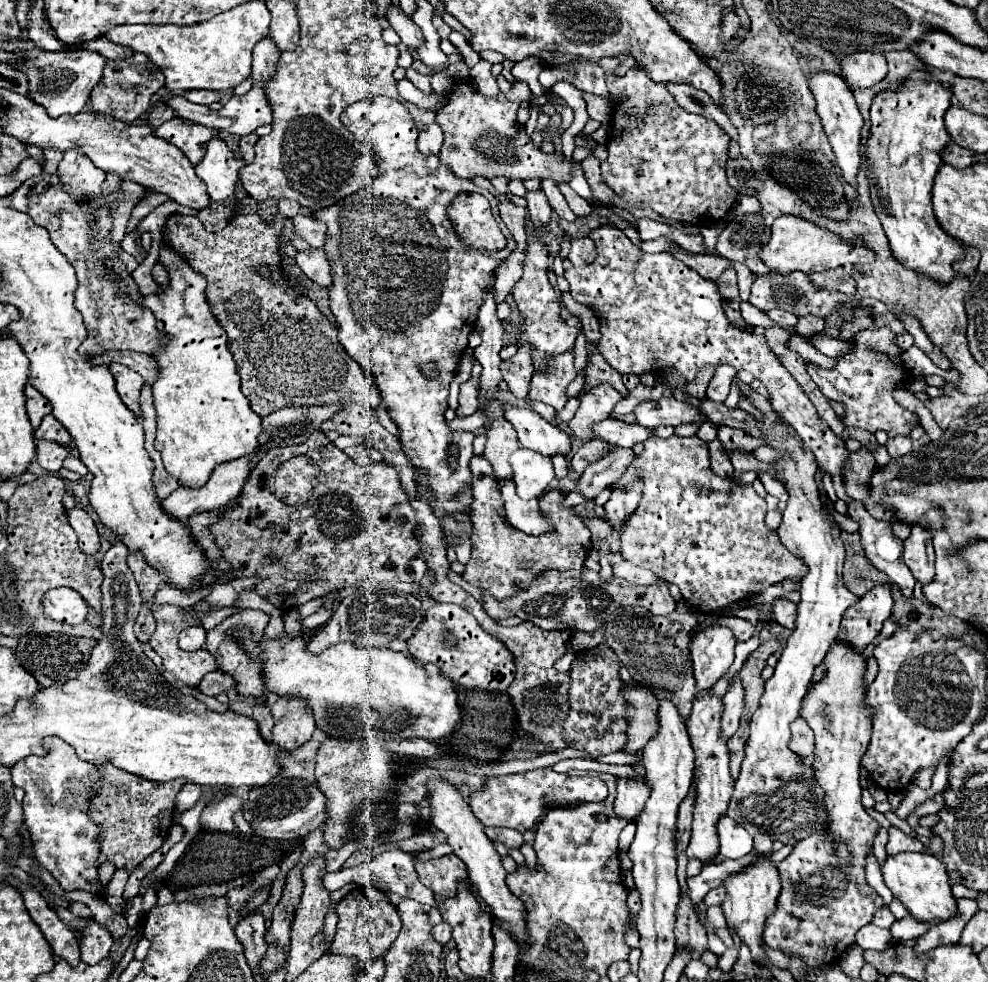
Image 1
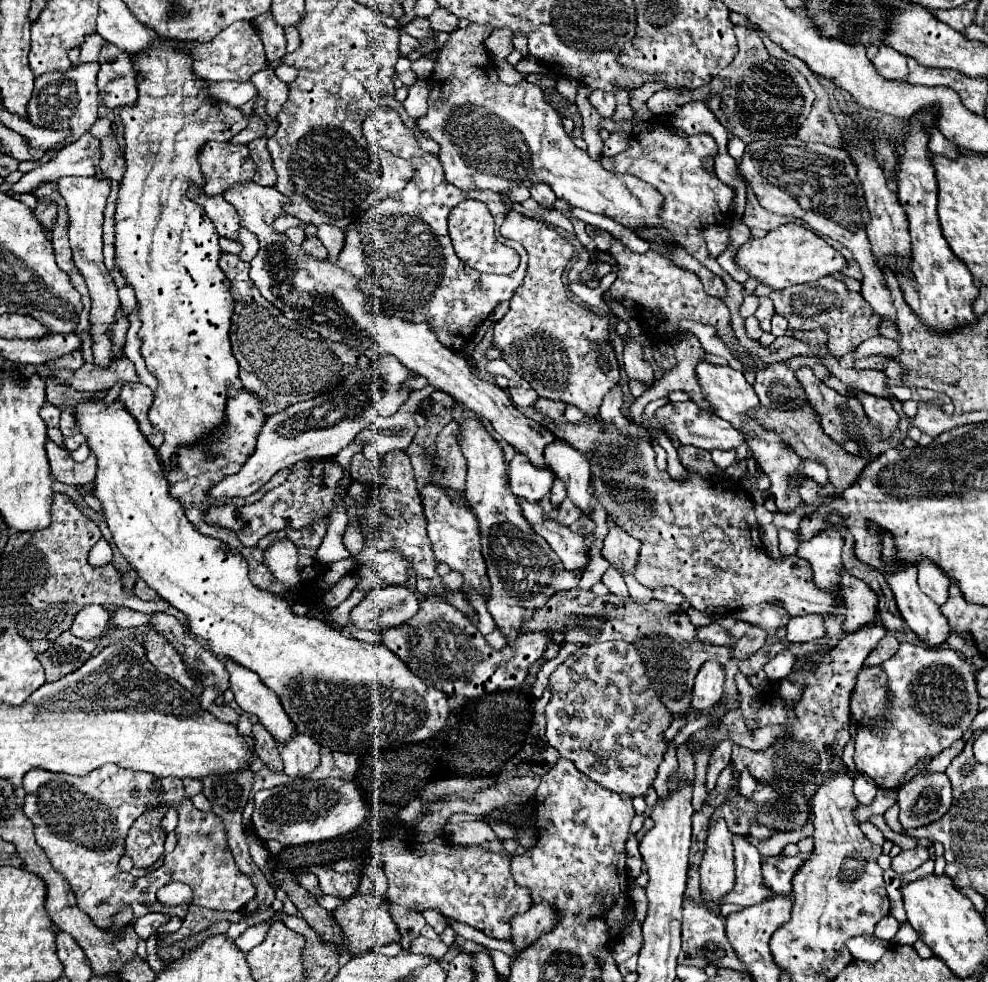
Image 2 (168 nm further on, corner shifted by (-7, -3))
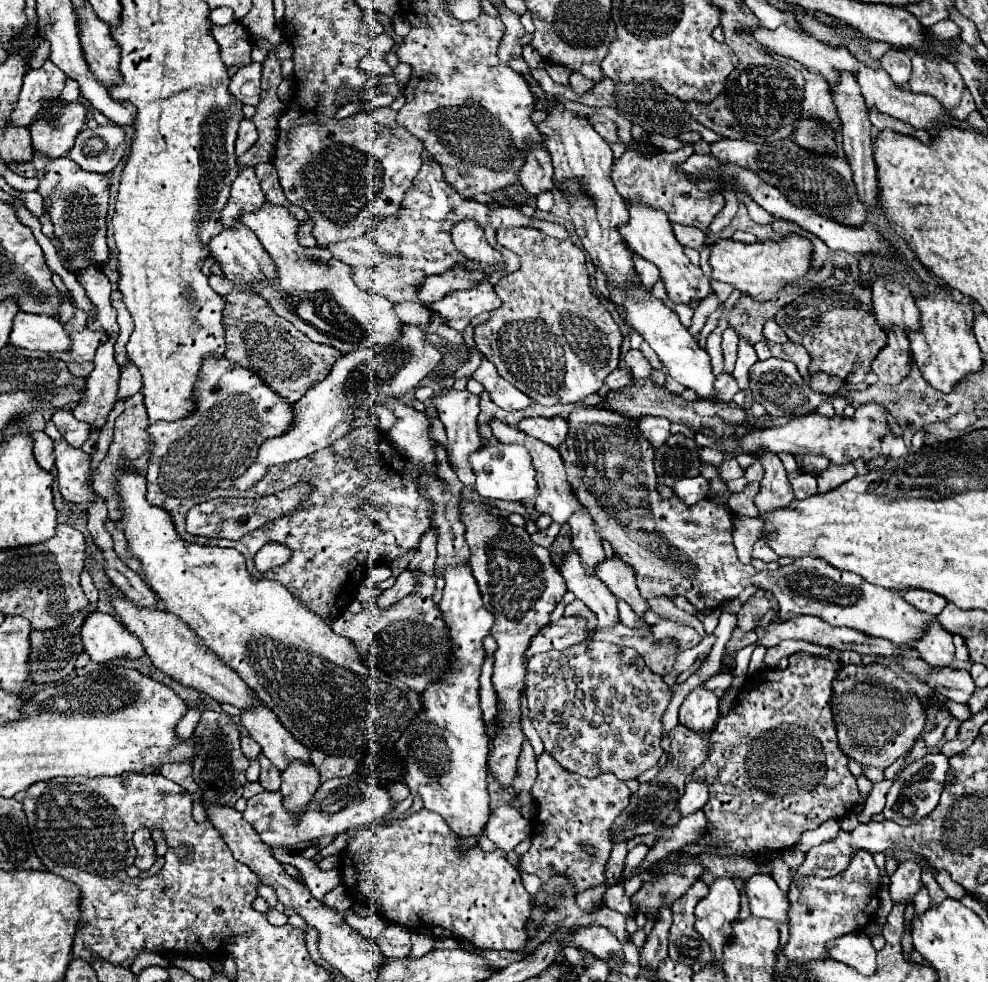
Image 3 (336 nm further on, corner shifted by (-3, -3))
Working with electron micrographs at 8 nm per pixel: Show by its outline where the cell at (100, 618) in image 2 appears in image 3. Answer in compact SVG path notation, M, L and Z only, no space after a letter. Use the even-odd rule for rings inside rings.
M95 611L87 615L81 627L81 639L85 653L91 657L93 663L103 665L115 659L135 661L145 655L141 641L137 641L137 637L129 633L125 625L121 625L107 613Z

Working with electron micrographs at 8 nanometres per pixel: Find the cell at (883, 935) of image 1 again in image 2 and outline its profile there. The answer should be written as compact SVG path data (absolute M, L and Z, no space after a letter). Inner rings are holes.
M865 935L865 937L853 937L847 943L847 949L851 951L851 955L855 959L867 961L867 963L875 963L883 957L883 953L891 947L889 941L877 937L877 935Z

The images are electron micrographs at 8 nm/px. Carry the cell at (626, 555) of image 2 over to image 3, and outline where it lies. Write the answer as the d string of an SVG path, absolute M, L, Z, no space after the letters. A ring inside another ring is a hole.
M617 555L613 559L605 559L603 563L599 563L597 567L597 577L609 587L609 591L625 601L641 619L647 613L649 605L647 601L639 595L637 585L635 585L635 575L633 569L627 567Z

